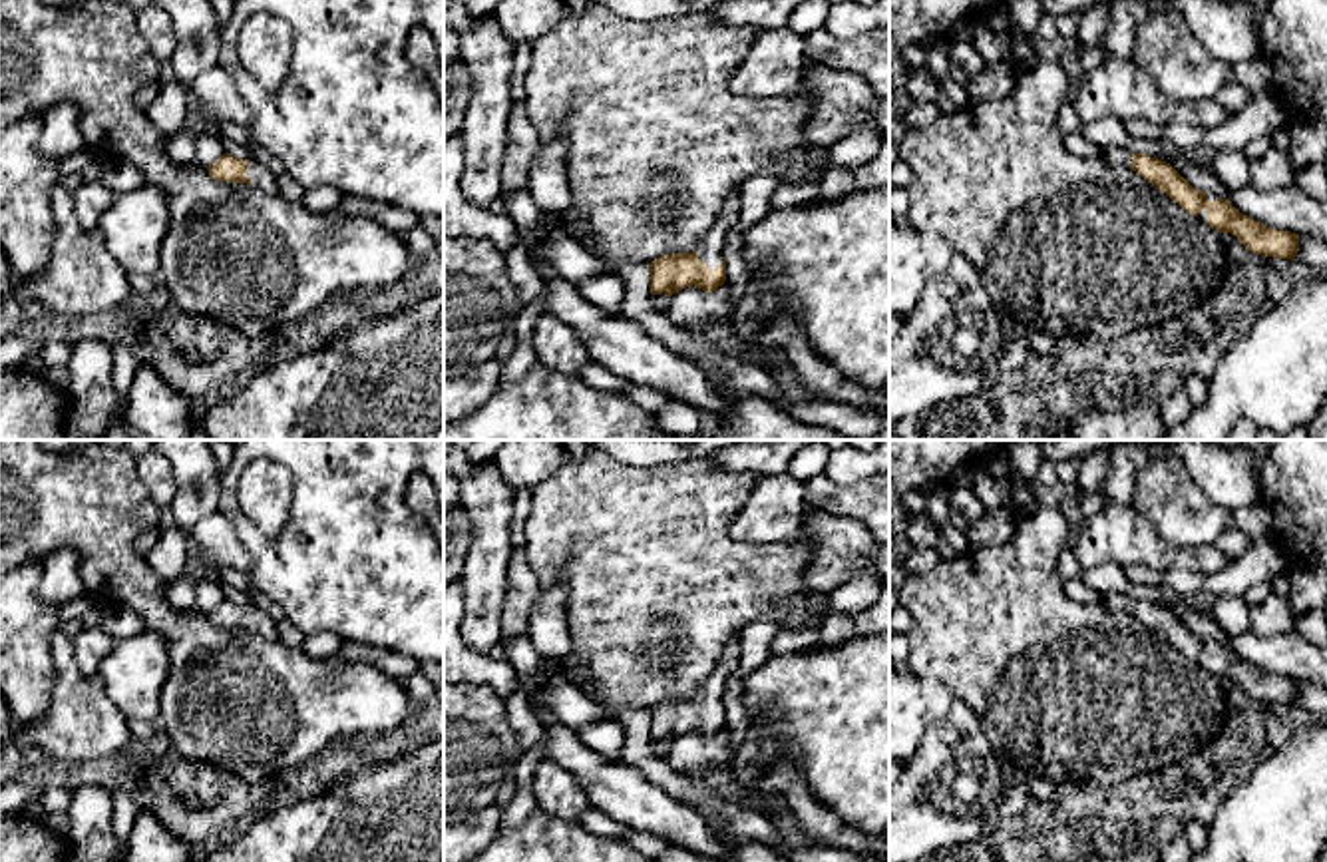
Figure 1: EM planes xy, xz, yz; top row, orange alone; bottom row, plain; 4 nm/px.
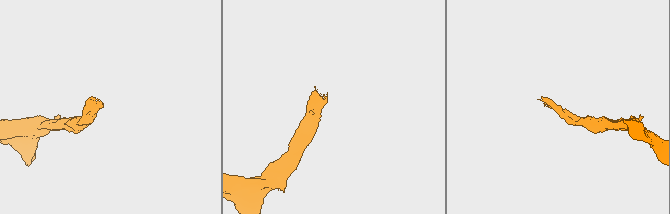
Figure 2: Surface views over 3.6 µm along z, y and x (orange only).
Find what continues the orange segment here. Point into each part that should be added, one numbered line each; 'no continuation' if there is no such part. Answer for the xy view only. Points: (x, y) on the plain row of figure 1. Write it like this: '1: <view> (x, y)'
1: xy (259, 622)

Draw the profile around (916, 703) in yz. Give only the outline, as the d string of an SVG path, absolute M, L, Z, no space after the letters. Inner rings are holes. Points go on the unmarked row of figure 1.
M889 663L889 764L905 768L915 758L925 733L947 715L953 699L937 679Z

